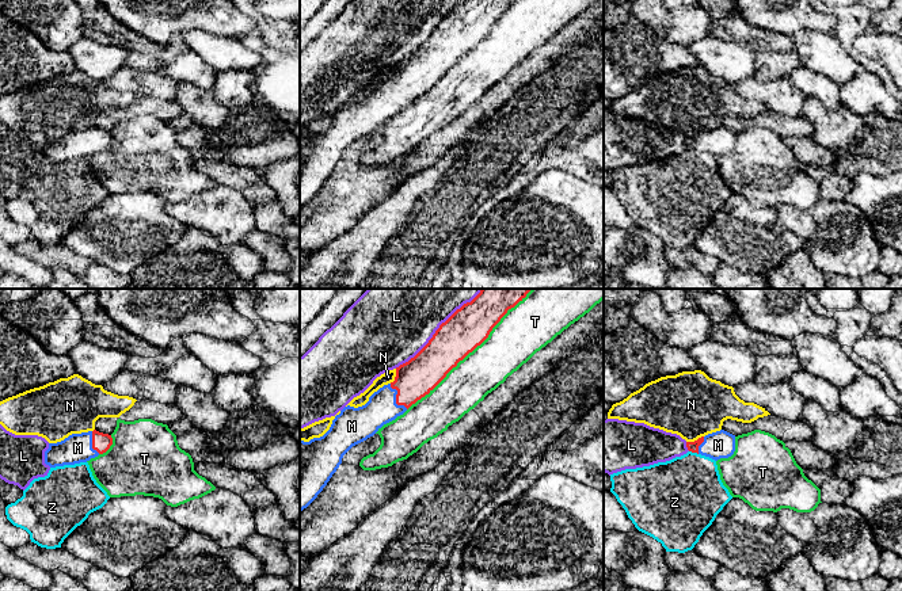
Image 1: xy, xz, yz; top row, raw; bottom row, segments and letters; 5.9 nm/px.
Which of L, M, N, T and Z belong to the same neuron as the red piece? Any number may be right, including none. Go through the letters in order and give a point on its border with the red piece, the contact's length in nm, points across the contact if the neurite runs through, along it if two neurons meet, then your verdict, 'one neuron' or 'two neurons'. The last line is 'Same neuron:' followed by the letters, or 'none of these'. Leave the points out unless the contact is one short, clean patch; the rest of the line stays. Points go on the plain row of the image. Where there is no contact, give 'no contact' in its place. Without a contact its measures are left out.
L: meets red in xz at (432, 34); contact 550 nm long; two neurons
M: meets red in xz at (396, 95); contact 190 nm long; runs through xz (415, 75), (396, 95), (387, 99), (364, 118); one neuron
N: meets red in yz at (695, 137); contact 110 nm long; two neurons
T: meets red in xz at (464, 53); contact 900 nm long; two neurons
Z: meets red in yz at (693, 148); contact 60 nm long; two neurons
Same neuron: M

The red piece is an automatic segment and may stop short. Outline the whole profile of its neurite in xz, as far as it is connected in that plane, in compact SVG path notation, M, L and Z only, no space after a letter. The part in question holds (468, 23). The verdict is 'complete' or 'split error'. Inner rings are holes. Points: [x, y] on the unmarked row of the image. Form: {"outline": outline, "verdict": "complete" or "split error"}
{"outline": "M464 0L414 54L396 64L393 79L374 88L365 102L345 103L323 133L300 137L300 207L317 194L353 142L429 91L515 1Z", "verdict": "split error"}

